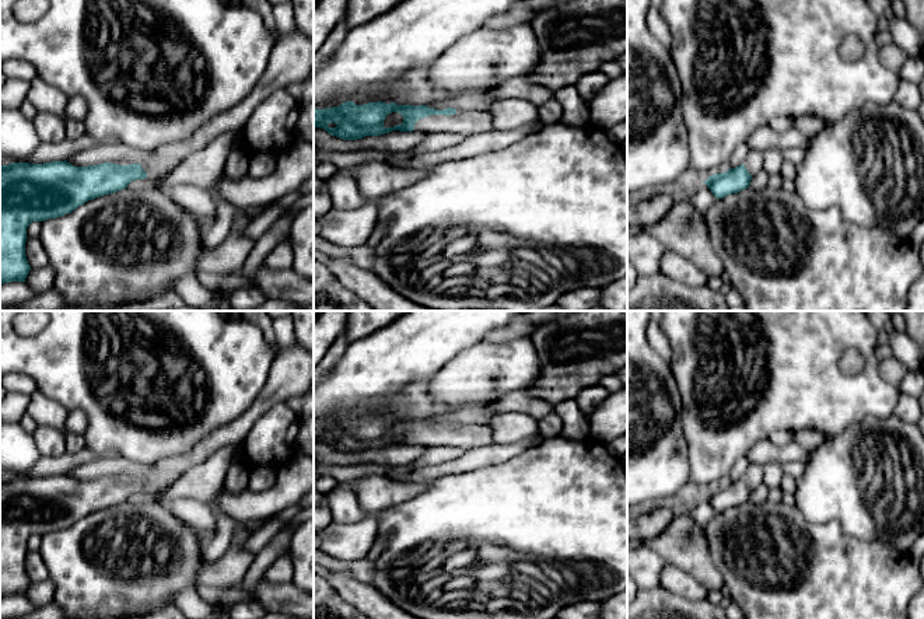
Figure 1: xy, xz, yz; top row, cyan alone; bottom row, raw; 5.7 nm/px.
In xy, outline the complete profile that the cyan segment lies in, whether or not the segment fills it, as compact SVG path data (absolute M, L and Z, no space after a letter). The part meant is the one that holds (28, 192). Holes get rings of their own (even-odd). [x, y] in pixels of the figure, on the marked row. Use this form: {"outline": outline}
{"outline": "M294 29L276 39L269 63L253 90L231 109L217 115L189 139L164 144L140 164L104 162L98 165L74 167L64 161L43 164L11 162L0 165L0 286L10 281L25 281L31 266L25 255L27 228L32 221L45 221L71 213L78 206L95 197L127 188L132 181L168 175L189 154L204 148L223 133L244 129L252 113L277 90L314 76L314 36Z"}

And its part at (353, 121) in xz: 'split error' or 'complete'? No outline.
split error

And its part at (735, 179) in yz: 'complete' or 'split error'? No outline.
split error

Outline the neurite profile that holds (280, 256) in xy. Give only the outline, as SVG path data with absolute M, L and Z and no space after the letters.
M288 241L277 244L262 262L266 267L273 270L283 270L293 267L293 248Z

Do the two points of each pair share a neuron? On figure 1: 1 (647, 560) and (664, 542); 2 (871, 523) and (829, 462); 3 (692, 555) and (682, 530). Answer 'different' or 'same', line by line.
1: different
2: same
3: same

